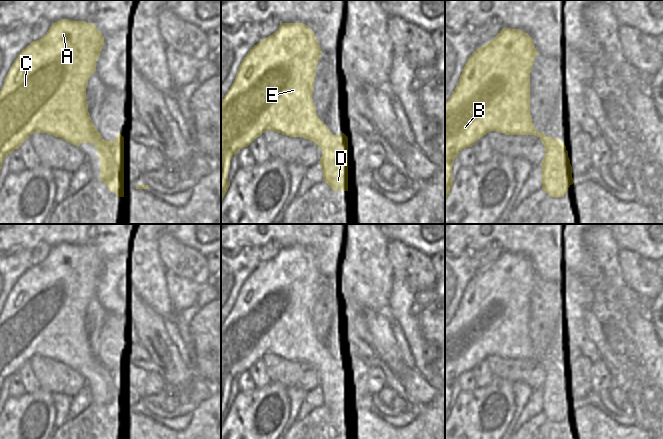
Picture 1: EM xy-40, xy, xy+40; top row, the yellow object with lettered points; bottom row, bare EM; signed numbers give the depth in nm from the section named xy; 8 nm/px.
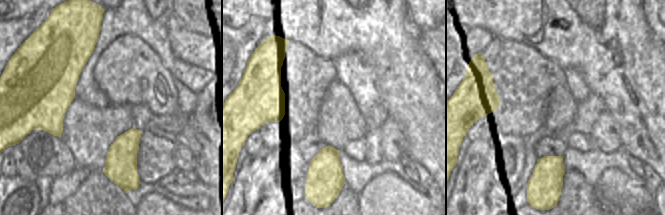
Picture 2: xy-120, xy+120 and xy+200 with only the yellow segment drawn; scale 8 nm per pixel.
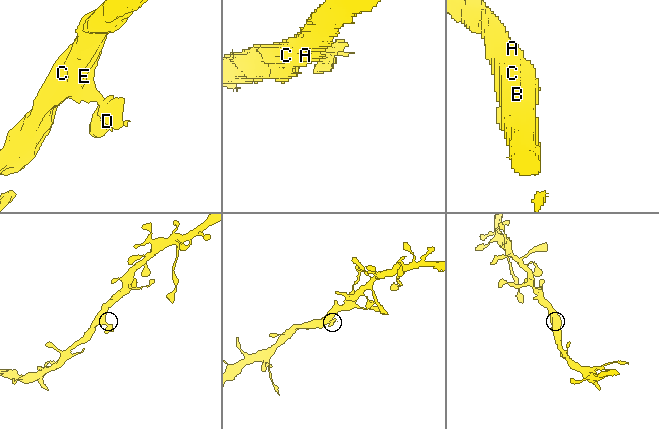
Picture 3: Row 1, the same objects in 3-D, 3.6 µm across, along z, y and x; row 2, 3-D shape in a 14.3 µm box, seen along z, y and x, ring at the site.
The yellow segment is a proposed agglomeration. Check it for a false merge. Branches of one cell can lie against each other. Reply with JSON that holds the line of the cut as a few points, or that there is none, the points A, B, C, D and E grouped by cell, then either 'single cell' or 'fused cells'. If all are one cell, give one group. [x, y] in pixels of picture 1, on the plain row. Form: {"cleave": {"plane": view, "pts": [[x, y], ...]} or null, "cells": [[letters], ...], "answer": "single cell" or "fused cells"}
{"cleave": null, "cells": [["A", "B", "C", "D", "E"]], "answer": "single cell"}

